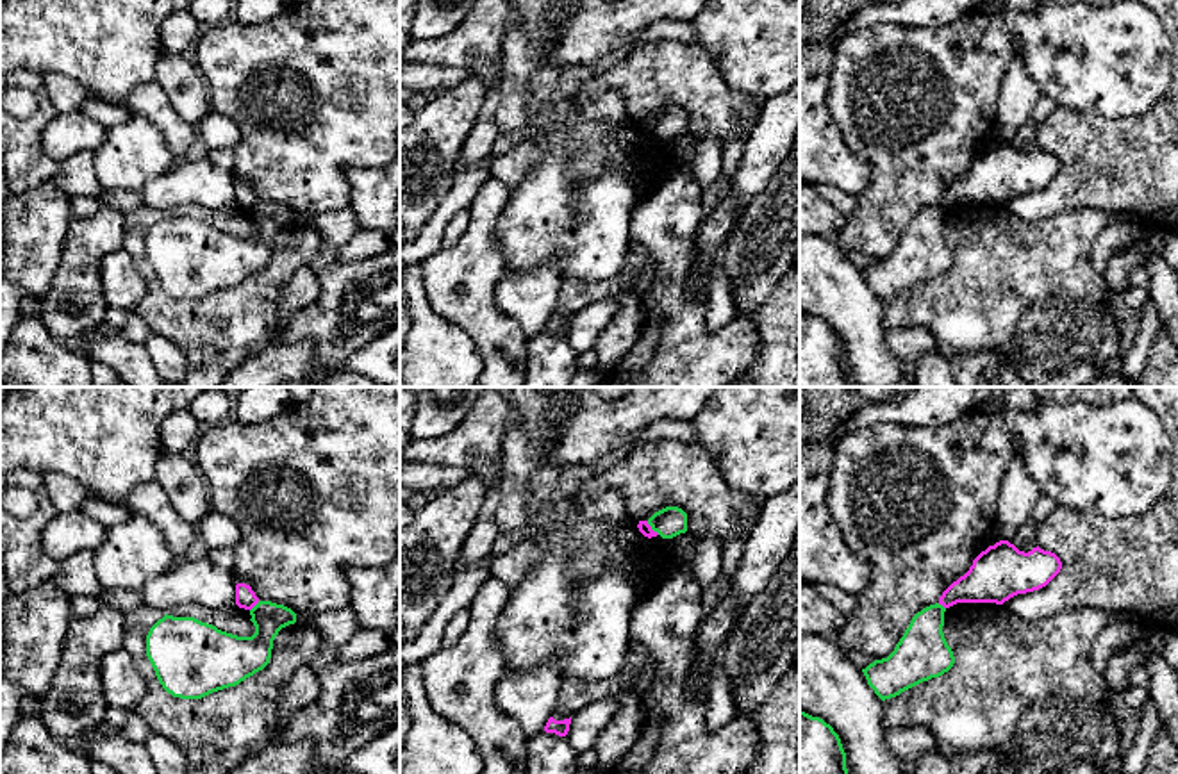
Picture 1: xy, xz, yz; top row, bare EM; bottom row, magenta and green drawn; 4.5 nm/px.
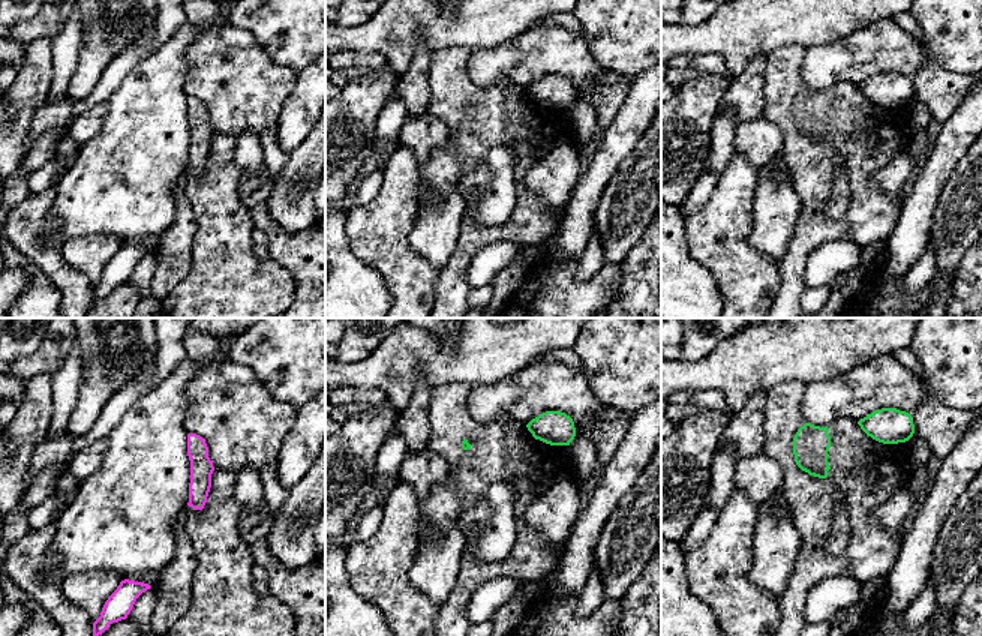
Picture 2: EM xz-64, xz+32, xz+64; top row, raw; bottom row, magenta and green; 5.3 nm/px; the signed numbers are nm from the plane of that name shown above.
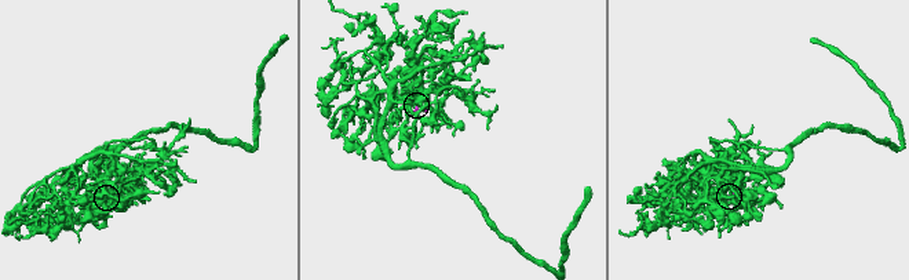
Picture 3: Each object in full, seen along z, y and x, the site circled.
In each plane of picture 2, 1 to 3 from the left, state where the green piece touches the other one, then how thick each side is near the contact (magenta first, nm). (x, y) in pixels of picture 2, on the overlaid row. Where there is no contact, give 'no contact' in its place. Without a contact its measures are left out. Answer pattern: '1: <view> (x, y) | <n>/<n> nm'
1: no contact
2: no contact
3: no contact

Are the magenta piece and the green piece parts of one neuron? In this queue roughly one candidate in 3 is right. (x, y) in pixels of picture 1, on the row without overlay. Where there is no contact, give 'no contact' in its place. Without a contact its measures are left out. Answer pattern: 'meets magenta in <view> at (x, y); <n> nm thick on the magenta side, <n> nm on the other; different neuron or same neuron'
meets magenta in xz at (650, 129); 60 nm thick on the magenta side, 140 nm on the other; different neuron

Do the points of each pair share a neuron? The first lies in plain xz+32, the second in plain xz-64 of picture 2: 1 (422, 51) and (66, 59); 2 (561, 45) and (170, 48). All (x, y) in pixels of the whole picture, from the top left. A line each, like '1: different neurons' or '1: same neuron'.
1: different neurons
2: different neurons

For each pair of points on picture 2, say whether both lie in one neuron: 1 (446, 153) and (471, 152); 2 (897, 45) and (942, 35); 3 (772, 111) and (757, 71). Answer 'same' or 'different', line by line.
1: different
2: different
3: different

